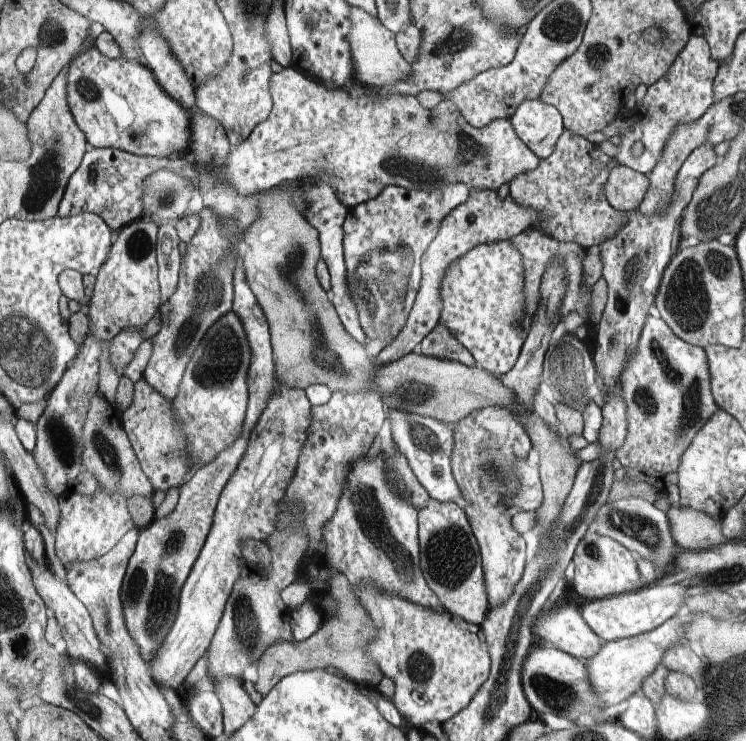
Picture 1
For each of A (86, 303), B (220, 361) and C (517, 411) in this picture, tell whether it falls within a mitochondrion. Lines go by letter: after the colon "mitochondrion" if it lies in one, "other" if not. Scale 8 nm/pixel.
A: other
B: mitochondrion
C: other

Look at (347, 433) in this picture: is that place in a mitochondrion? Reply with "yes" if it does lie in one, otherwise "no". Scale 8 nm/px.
no

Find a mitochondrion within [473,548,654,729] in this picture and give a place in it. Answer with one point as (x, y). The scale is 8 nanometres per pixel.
(561, 695)

